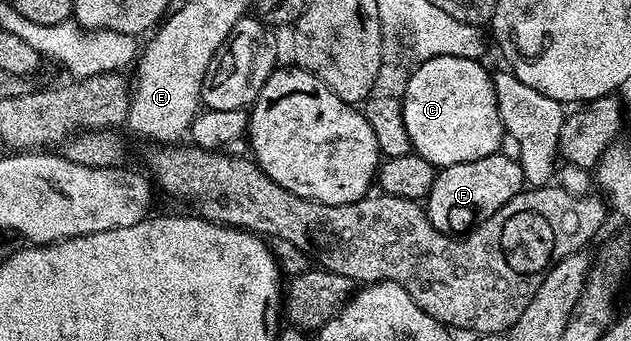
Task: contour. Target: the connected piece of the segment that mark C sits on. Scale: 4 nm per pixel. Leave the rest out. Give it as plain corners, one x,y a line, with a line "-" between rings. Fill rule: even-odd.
432,57
419,61
412,77
404,84
402,103
406,120
406,134
410,134
412,151
426,158
426,162
436,165
437,169
454,166
462,162
474,162
478,158
495,156
499,153
500,143
506,135
504,123
498,114
498,102
494,98
492,72
483,68
480,60
456,57

